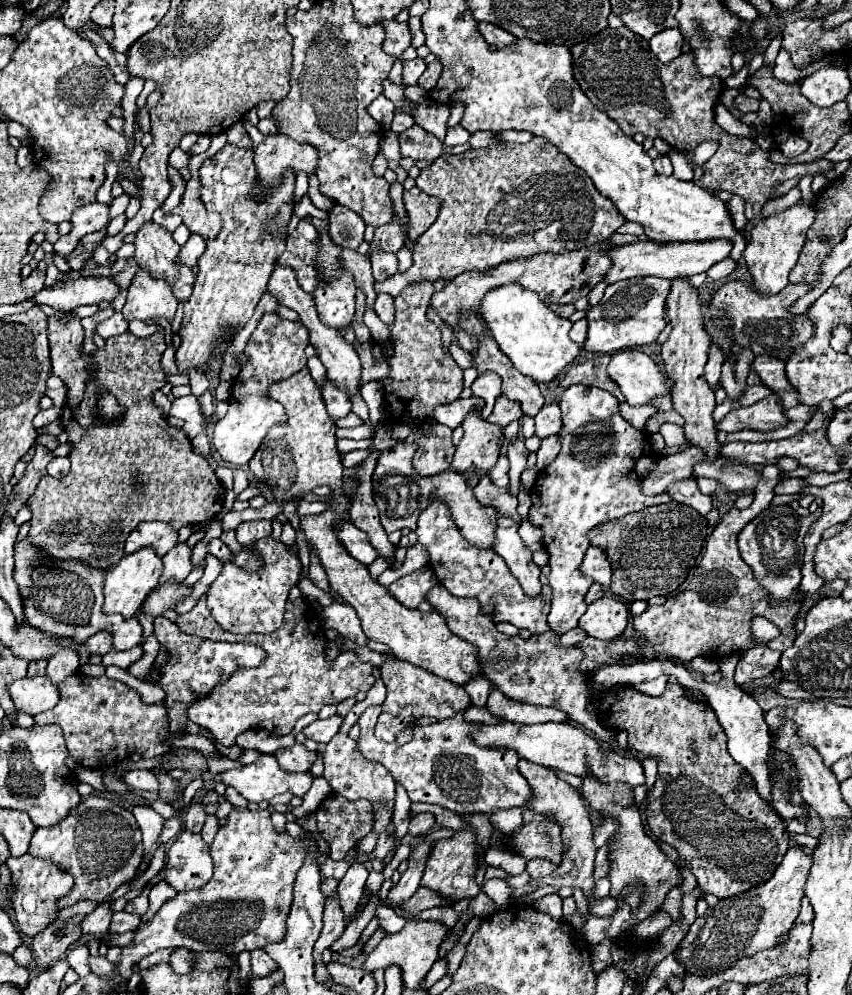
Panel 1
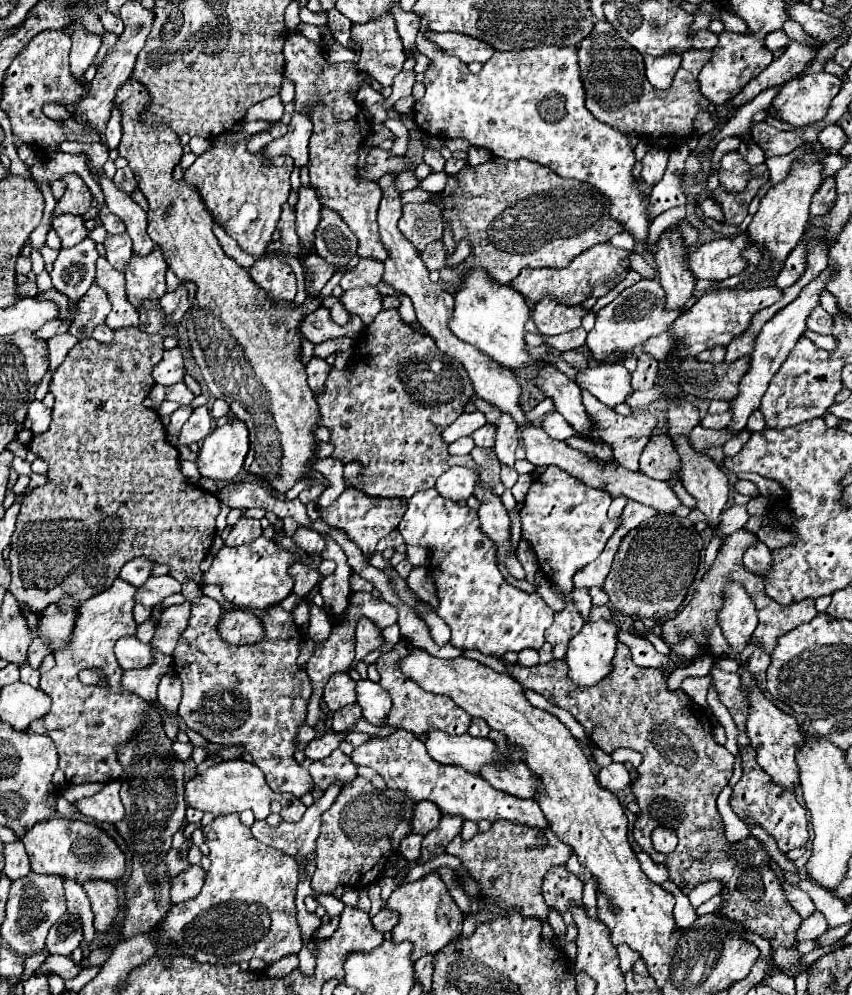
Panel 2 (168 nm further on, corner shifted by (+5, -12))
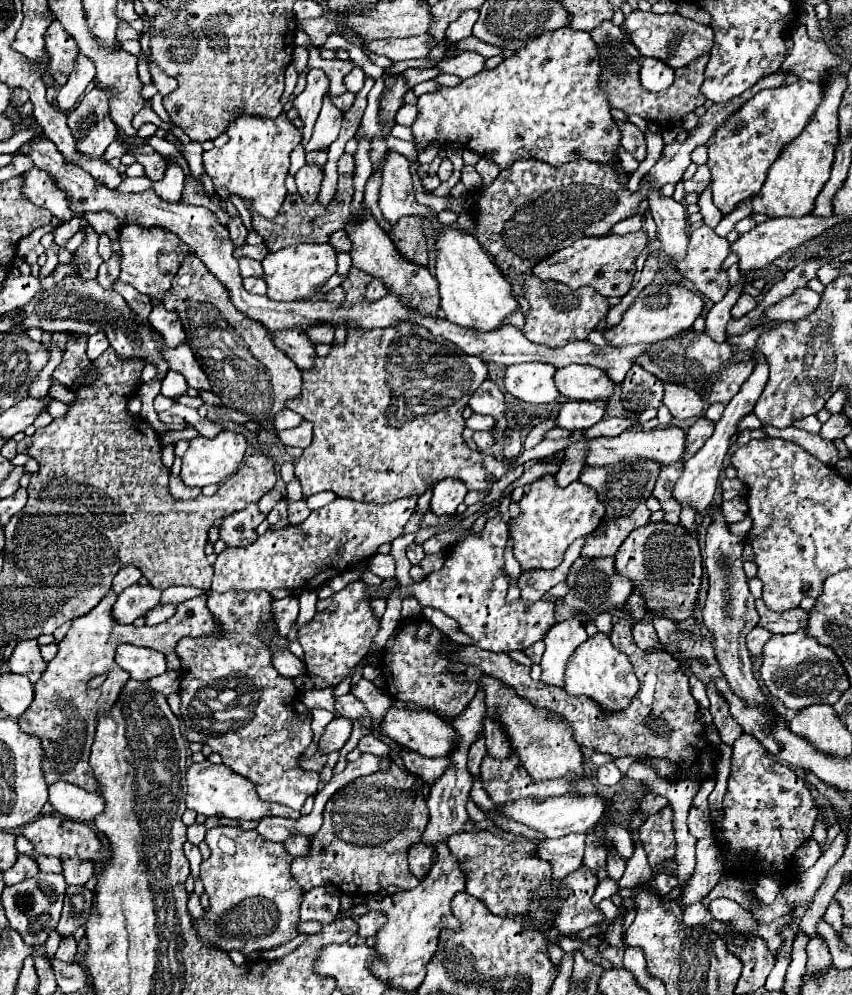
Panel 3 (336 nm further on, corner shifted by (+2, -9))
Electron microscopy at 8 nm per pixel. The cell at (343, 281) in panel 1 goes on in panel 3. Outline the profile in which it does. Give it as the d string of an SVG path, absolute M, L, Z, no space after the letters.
M305 164L295 174L295 180L297 180L297 188L299 188L299 194L301 194L303 202L305 204L317 202L317 196L319 196L319 190L321 190L321 180L323 180L323 168Z

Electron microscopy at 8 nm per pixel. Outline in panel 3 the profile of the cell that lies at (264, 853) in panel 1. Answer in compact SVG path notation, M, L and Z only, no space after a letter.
M215 826L207 830L205 842L211 848L211 856L201 862L201 880L205 890L211 892L211 902L205 914L199 920L193 920L193 928L197 930L201 942L217 946L225 952L237 950L249 956L253 952L277 948L293 940L299 934L297 926L303 890L291 874L293 856L285 850L285 844L269 842L261 838L257 830L243 830L239 826Z

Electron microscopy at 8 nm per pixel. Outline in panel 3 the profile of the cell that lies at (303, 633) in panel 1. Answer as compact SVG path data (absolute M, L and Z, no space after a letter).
M209 592L209 600L207 600L207 608L217 624L217 634L211 634L211 636L199 636L199 638L191 638L191 636L185 636L181 638L181 644L175 646L175 654L181 658L181 670L179 670L179 676L181 676L181 688L179 688L179 696L181 696L181 716L185 718L183 722L183 734L189 742L201 742L201 744L209 744L213 748L213 752L219 752L221 758L223 758L223 764L229 766L231 770L235 770L237 774L249 778L255 786L257 786L257 794L263 798L263 800L273 800L273 802L279 802L279 804L285 804L293 810L299 810L305 802L307 796L315 794L317 792L317 786L319 786L319 774L317 772L307 772L299 766L299 758L301 758L301 752L311 744L313 740L313 730L311 730L311 720L313 720L313 714L311 710L301 702L301 690L293 684L293 678L287 678L287 676L281 676L277 672L277 668L273 666L273 652L271 648L265 644L263 640L263 630L269 628L273 632L273 638L271 642L283 650L287 650L287 638L279 636L277 632L277 624L275 624L275 618L273 618L273 612L271 612L271 604L273 604L273 596L269 592L225 592L225 594L217 594L217 592Z

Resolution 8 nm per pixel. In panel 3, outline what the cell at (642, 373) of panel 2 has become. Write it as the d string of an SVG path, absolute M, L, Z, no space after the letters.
M633 366L623 380L623 406L635 414L645 408L659 408L663 398L663 382L643 370L641 366Z

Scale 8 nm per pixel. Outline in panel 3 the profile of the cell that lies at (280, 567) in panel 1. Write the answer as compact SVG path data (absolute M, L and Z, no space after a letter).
M335 498L331 504L313 510L309 518L299 524L299 526L285 526L279 530L267 530L263 536L259 536L253 544L243 546L243 548L225 548L221 554L217 554L217 562L213 564L214 574L212 578L211 590L224 592L237 592L237 590L277 590L277 588L287 588L287 590L297 590L297 588L307 588L313 590L321 584L325 584L329 578L341 574L353 560L369 558L377 552L377 548L385 542L395 540L397 536L403 534L403 526L411 518L413 510L417 506L417 498L401 498L397 502L387 502L387 504L377 504L377 502L353 502L351 498Z

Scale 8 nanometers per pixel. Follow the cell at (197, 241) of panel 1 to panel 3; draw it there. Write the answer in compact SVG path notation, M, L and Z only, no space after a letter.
M163 302L153 306L153 310L149 314L149 322L155 330L159 330L163 334L163 338L169 346L177 346L185 340L185 330L183 330L183 324L179 320L179 314L165 310Z

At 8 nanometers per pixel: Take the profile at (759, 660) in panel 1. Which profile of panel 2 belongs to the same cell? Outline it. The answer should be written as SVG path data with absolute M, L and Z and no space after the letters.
M756 645L754 653L752 653L750 659L748 659L748 669L750 669L750 673L752 673L752 675L766 673L768 665L770 665L770 655L768 655L760 645Z

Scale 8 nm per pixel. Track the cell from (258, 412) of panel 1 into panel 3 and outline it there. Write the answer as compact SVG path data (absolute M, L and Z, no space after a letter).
M223 430L219 432L215 438L205 438L199 436L195 440L191 440L189 450L183 456L183 468L181 468L181 480L187 486L207 486L207 484L221 484L225 482L231 474L235 474L243 462L247 450L247 440L241 432L233 432L233 430Z

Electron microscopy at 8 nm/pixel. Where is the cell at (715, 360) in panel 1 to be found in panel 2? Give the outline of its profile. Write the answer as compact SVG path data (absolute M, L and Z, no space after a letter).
M714 347L714 349L706 349L698 355L698 361L706 361L706 363L722 363L724 361L724 355L726 355L726 347Z

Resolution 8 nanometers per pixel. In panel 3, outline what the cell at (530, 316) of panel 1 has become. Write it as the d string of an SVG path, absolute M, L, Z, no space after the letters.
M457 228L441 230L435 238L435 256L435 278L439 282L441 308L449 322L473 330L497 330L507 316L519 310L511 284L471 234Z

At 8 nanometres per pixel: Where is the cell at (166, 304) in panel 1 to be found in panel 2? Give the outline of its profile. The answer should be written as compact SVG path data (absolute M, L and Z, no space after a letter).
M154 247L148 255L132 255L126 265L126 295L132 305L138 305L146 299L160 299L166 291L166 261L162 251Z

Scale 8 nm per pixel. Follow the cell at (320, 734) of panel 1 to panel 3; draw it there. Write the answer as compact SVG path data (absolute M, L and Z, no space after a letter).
M335 718L327 726L325 734L319 740L319 752L321 754L331 754L335 750L341 750L343 744L347 742L349 734L351 734L351 728L353 728L353 722L349 722L347 718Z

